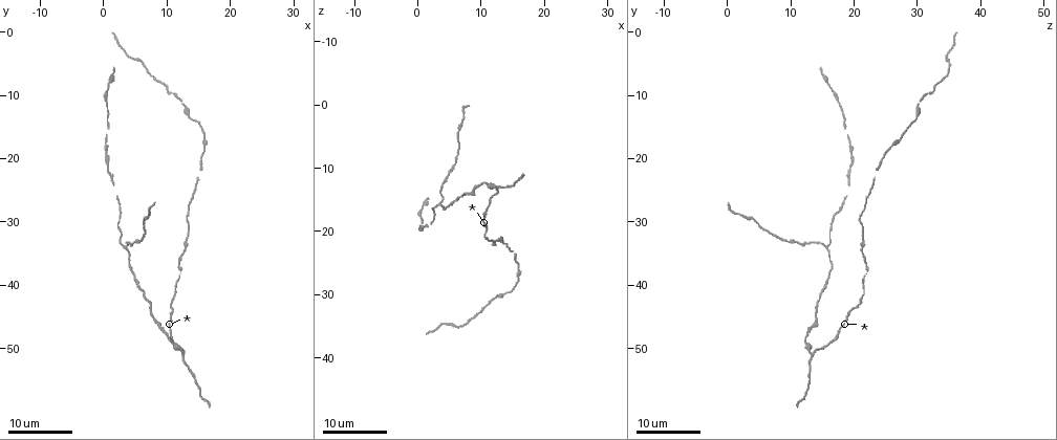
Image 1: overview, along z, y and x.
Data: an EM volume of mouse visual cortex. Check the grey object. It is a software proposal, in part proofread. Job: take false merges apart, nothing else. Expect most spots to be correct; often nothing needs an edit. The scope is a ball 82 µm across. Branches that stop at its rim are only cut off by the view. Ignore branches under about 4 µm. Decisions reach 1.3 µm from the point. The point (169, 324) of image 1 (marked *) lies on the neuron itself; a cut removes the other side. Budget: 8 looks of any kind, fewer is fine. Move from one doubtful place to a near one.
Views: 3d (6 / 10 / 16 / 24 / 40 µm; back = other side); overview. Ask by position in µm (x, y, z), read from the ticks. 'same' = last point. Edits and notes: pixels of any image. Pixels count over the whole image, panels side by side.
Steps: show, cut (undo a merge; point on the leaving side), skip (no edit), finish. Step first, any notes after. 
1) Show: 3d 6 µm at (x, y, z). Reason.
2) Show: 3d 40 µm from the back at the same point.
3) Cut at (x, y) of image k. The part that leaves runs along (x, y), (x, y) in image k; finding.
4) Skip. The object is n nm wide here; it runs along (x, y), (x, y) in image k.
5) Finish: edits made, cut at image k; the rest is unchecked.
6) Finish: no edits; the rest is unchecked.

Show: 3d 16 µm at (12.5, 51.0, 13.0).

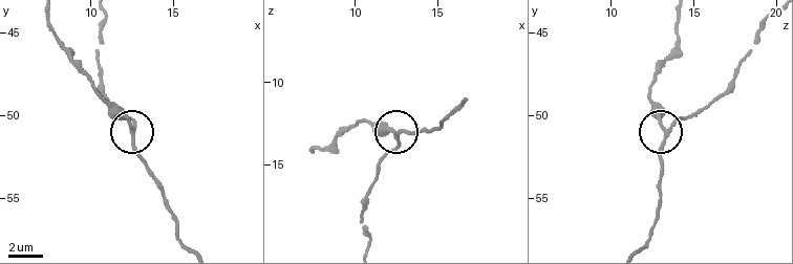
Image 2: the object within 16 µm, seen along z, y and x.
Show: 3d 6 µm at (12.5, 51.1, 13.4).

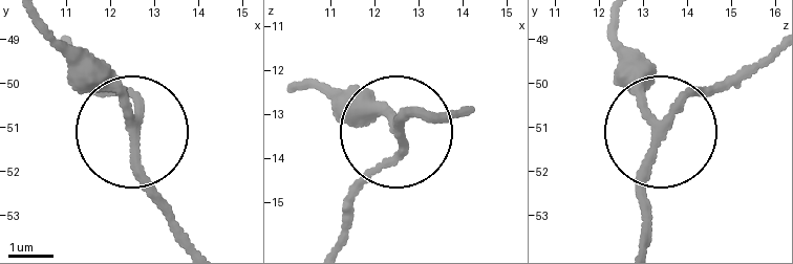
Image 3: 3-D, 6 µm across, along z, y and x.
Skip. The side arm is 10 µm long; 3 arms meet here; continuous, no second neuron.

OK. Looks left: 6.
Show: 3d 24 µm at (13.5, 13.5, 30.0). Sudden change in width.

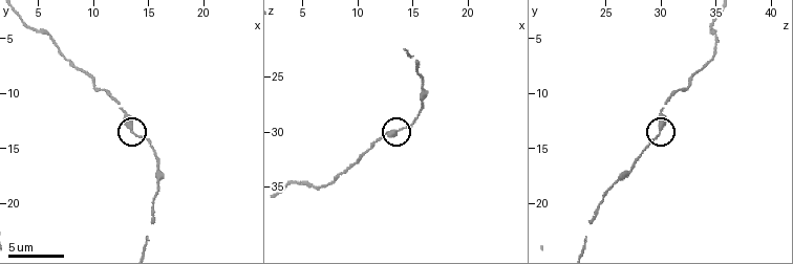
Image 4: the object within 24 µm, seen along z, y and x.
Show: 3d 6 µm at (14.0, 13.8, 29.8). Zoom in.

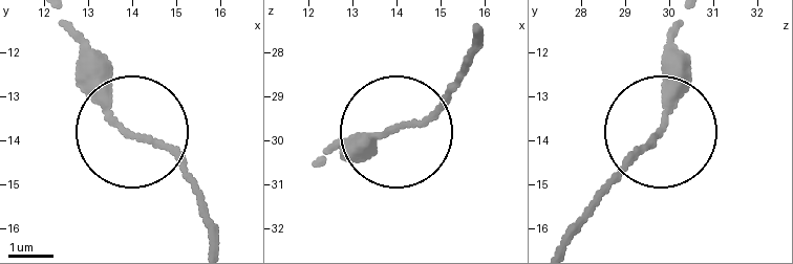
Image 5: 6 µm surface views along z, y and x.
Skip. It runs along (209, 240), (201, 195), (119, 115), (103, 70), (77, 41) in image 5; all the same neuron.

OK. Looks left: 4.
Show: 3d 24 µm at (0.5, 11.5, 18.0). Calibre changes.

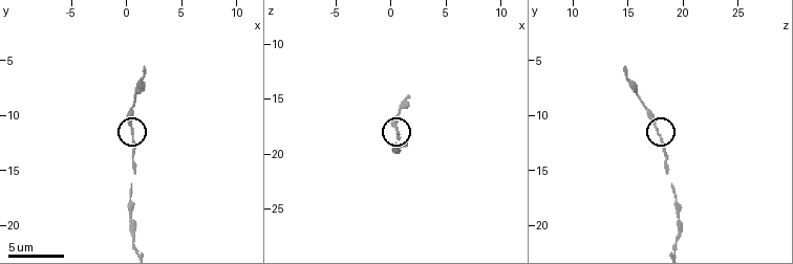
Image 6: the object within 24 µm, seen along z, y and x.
Show: 3d 10 µm at (0.4, 11.2, 17.4).

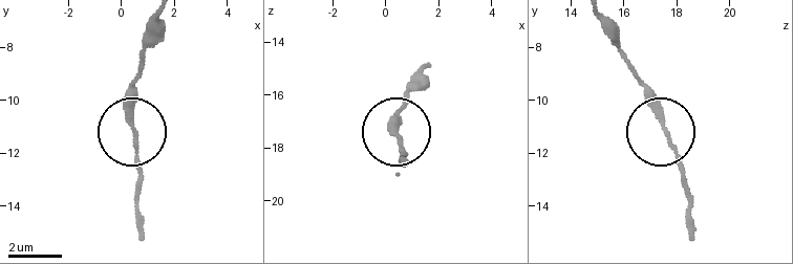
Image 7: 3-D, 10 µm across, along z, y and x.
Skip. All the same neuron.

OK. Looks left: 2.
Show: 3d 24 µm at (3.5, 34.0, 15.5). Three-way junction.

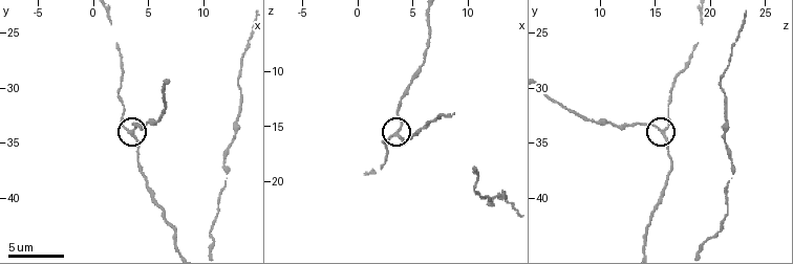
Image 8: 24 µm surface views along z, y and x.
Show: 3d 10 µm at (3.6, 34.0, 15.4). Closer look.

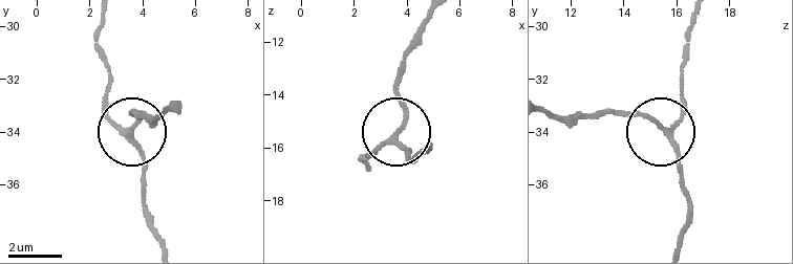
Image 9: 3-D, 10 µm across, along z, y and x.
Skip. 3 arms meet here; it runs along (677, 244), (690, 211), (673, 142), (636, 113), (597, 109) in image 9; continuous, no second neuron.

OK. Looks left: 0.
Finish: no edits; the rest is unchecked.

